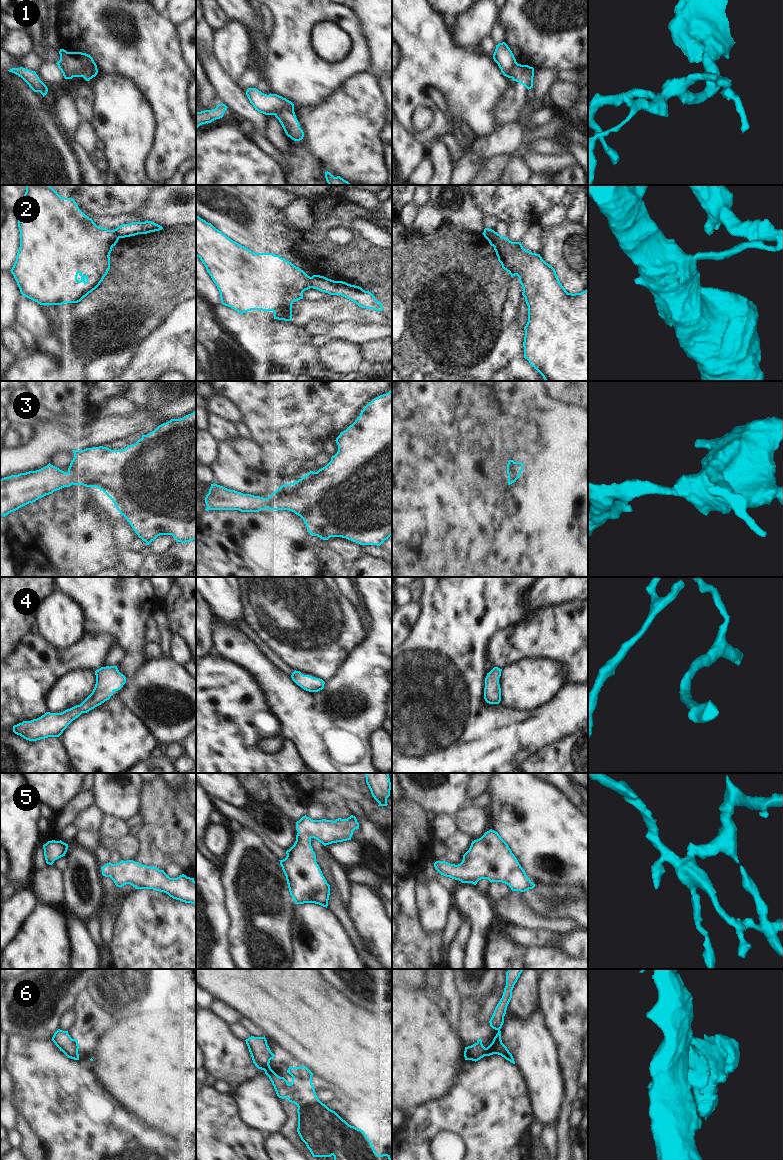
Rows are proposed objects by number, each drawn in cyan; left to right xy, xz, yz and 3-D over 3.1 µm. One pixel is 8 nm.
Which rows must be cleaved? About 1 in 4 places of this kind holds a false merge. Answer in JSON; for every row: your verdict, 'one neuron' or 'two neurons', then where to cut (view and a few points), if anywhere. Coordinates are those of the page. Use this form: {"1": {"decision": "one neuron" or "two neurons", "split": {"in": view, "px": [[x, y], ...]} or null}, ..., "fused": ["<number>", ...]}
{"1": {"decision": "two neurons", "split": {"in": "xz", "px": [[293, 109], [278, 111], [274, 114]]}}, "2": {"decision": "two neurons", "split": {"in": "xz", "px": [[310, 277], [311, 287]]}}, "3": {"decision": "one neuron", "split": null}, "4": {"decision": "one neuron", "split": null}, "5": {"decision": "one neuron", "split": null}, "6": {"decision": "two neurons", "split": {"in": "yz", "px": [[485, 1048], [483, 1055]]}}, "fused": ["1", "2", "6"]}

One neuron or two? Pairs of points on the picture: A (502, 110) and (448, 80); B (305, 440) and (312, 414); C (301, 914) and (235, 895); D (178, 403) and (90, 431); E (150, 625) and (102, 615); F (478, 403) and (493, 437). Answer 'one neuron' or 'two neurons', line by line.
A: two neurons
B: one neuron
C: two neurons
D: one neuron
E: two neurons
F: one neuron

